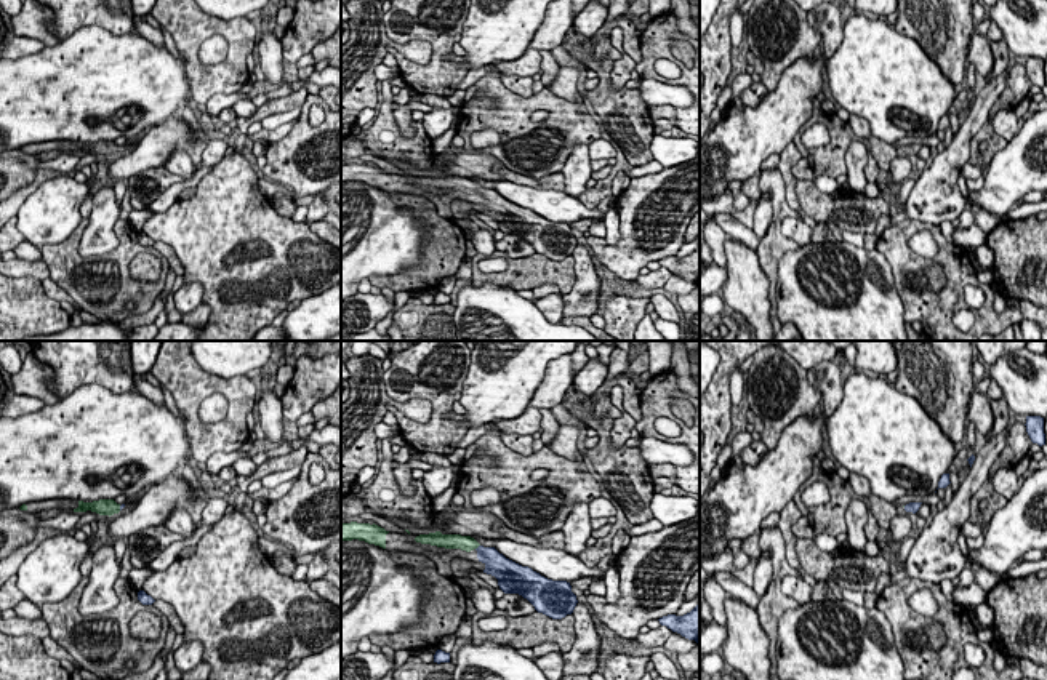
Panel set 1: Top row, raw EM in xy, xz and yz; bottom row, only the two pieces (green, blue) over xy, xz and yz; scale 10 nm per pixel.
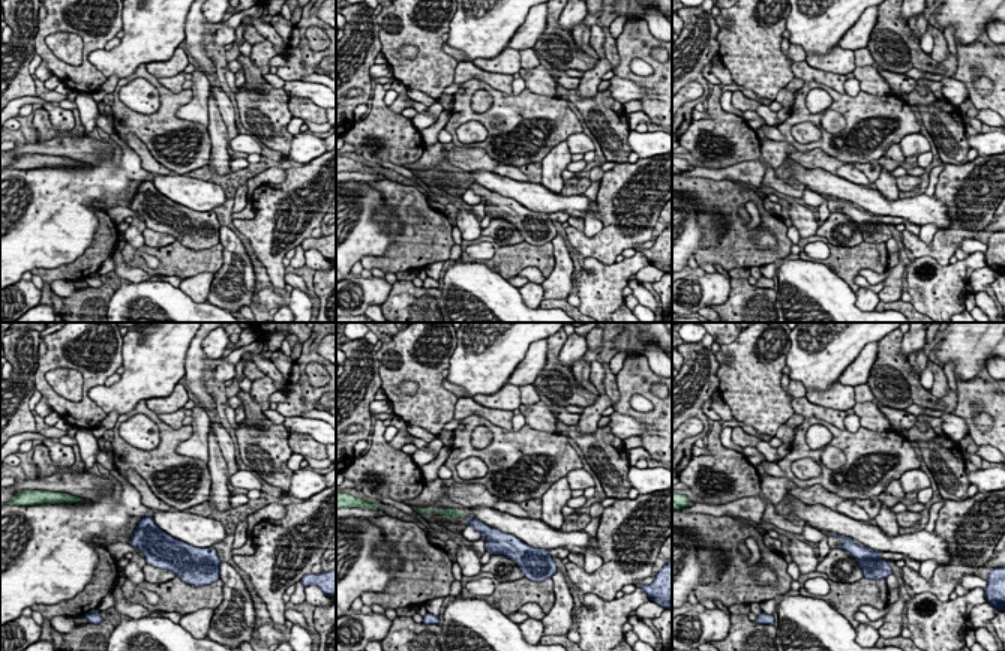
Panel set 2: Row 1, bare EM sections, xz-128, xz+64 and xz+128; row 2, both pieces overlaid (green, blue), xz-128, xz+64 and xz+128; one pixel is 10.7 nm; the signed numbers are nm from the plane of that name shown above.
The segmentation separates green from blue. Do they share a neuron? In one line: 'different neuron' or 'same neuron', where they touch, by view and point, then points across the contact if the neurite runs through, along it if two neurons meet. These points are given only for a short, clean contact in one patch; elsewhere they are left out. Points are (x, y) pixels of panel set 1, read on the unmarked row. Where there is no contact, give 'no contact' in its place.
same neuron; meets green in xz at (477, 188); runs through xz (453, 183), (477, 188), (495, 205)

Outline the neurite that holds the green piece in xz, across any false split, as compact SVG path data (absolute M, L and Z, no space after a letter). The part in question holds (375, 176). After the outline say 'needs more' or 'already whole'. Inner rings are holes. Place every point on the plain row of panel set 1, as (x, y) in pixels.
M357 163L341 165L341 182L359 181L359 182L365 182L368 186L375 186L375 187L386 190L387 174L389 173L386 173L384 170L375 165L373 166L357 165Z | already whole

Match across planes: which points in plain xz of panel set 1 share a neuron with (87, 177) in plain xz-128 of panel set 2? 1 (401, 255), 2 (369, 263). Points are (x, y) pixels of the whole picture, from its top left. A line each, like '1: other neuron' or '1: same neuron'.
1: same neuron
2: same neuron

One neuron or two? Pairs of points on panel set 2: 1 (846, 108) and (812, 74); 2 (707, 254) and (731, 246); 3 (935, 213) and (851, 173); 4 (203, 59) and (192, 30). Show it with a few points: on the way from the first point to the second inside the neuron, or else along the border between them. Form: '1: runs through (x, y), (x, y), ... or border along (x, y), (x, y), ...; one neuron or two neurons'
1: border along (806, 80), (824, 83), (845, 93); two neurons
2: runs through (713, 249), (725, 246); one neuron
3: border along (836, 174), (857, 183), (870, 185); two neurons
4: runs through (198, 51), (194, 47), (194, 38); one neuron

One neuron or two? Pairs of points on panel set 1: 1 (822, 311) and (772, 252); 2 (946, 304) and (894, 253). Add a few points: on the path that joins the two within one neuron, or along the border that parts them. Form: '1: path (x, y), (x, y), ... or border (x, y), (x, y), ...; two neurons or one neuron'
1: border (798, 248), (790, 250), (778, 263), (775, 298); two neurons
2: path (927, 304), (902, 288), (900, 272); one neuron

